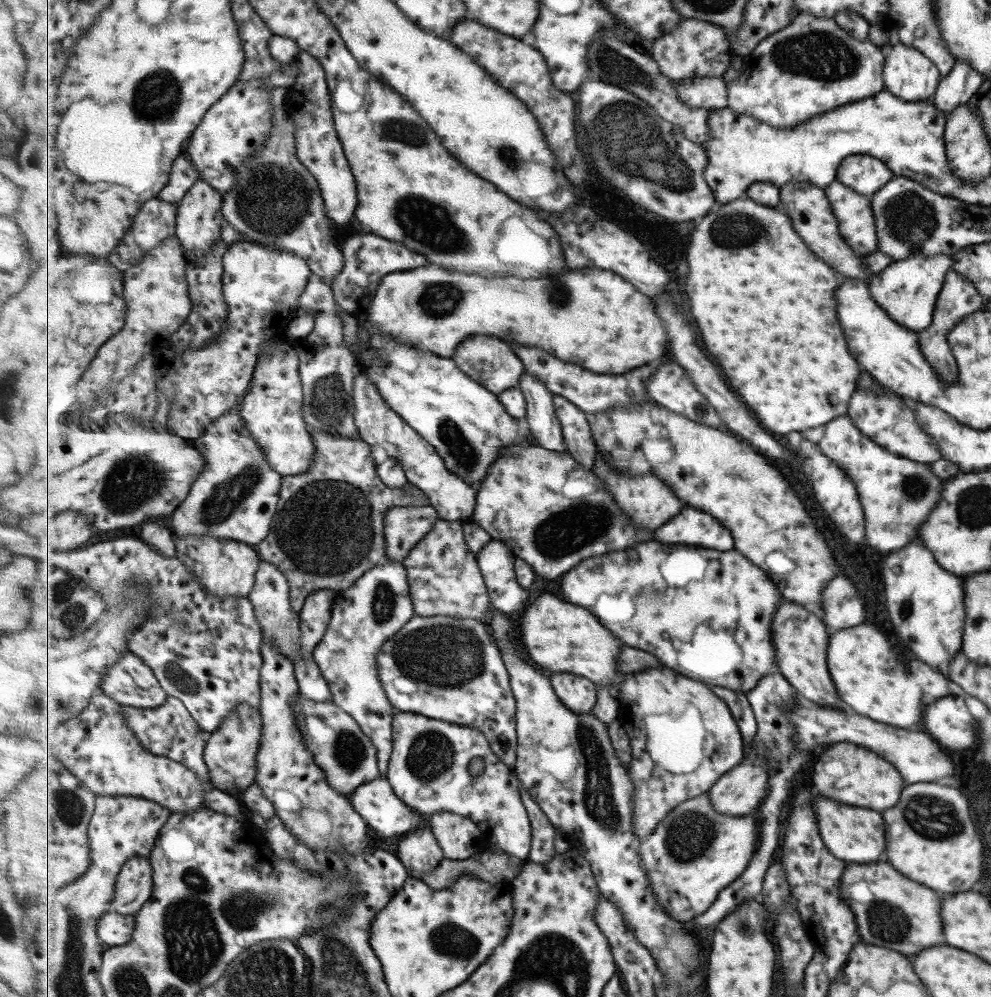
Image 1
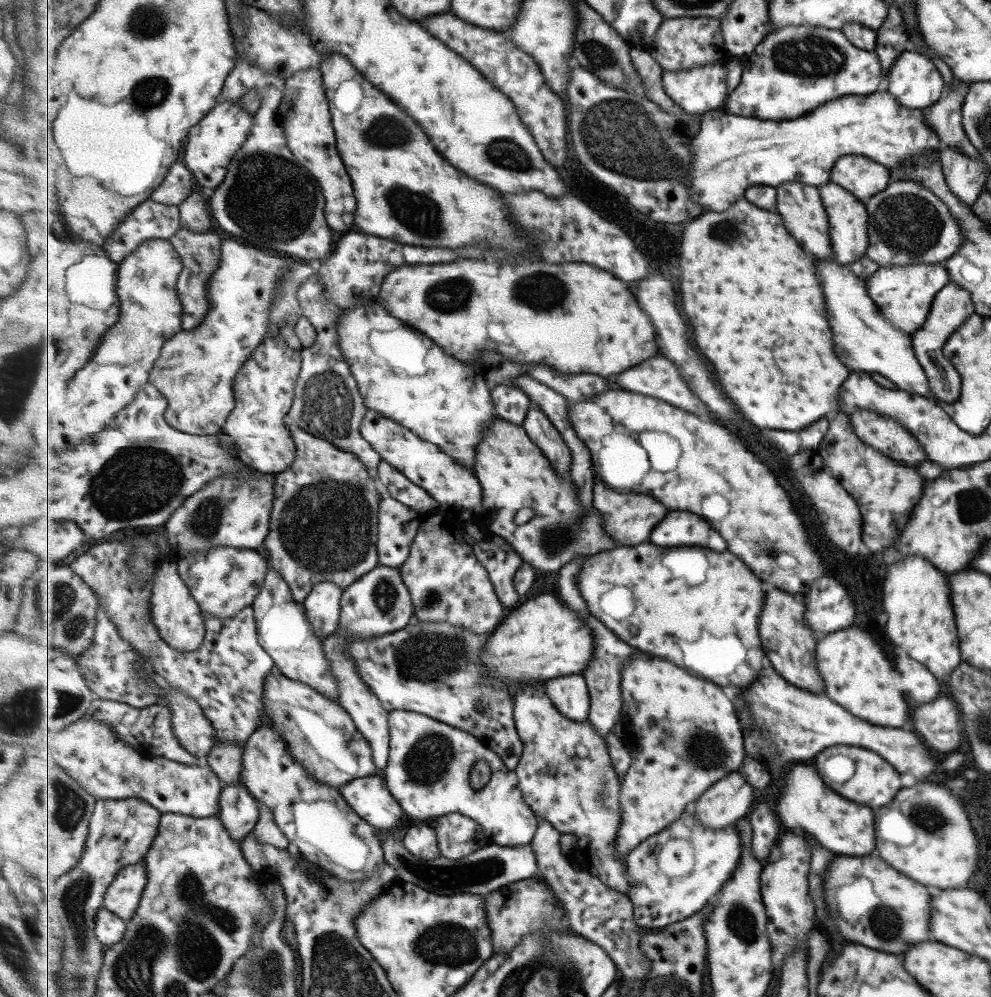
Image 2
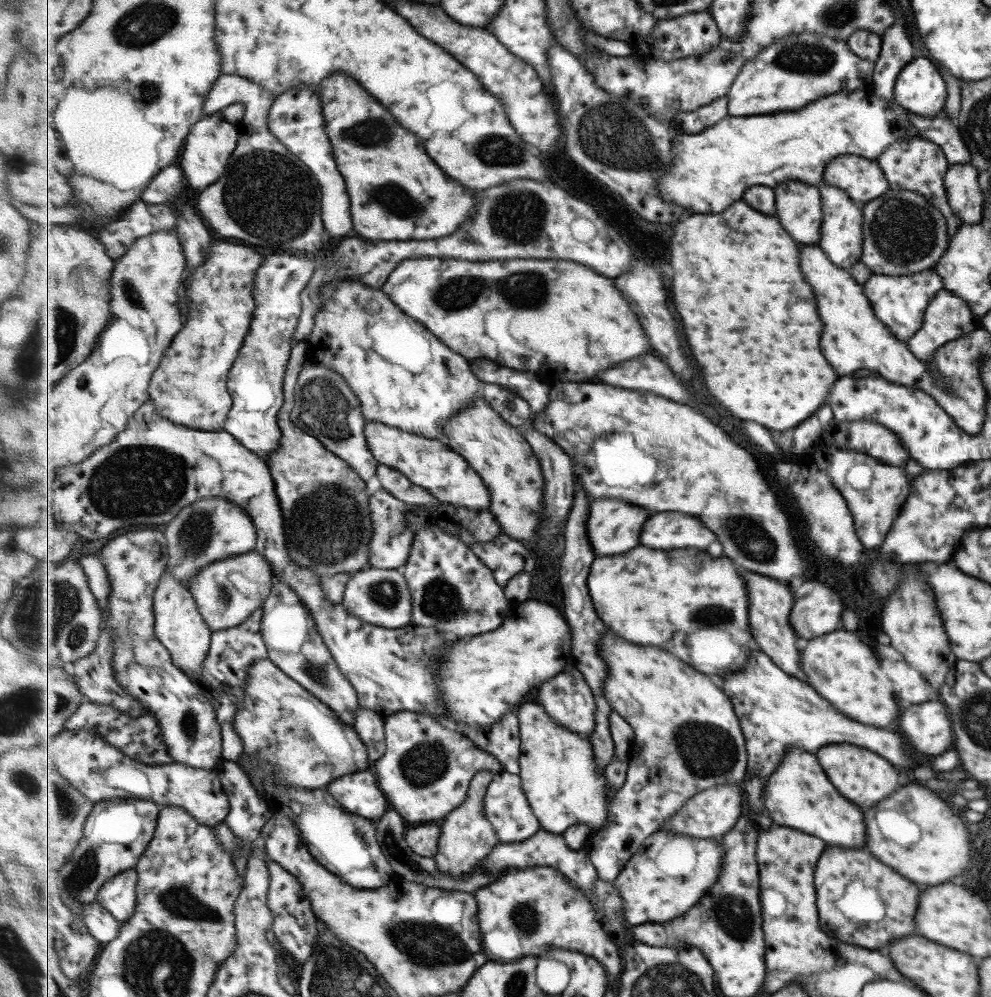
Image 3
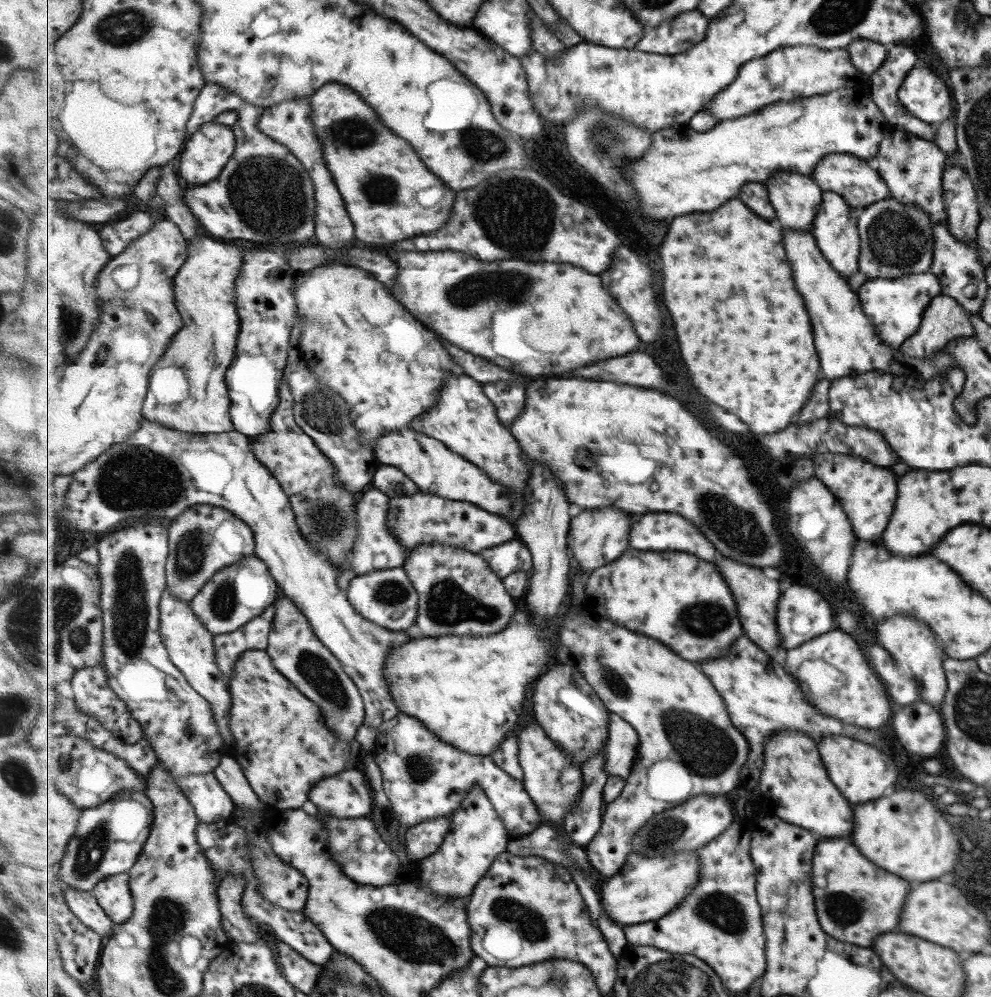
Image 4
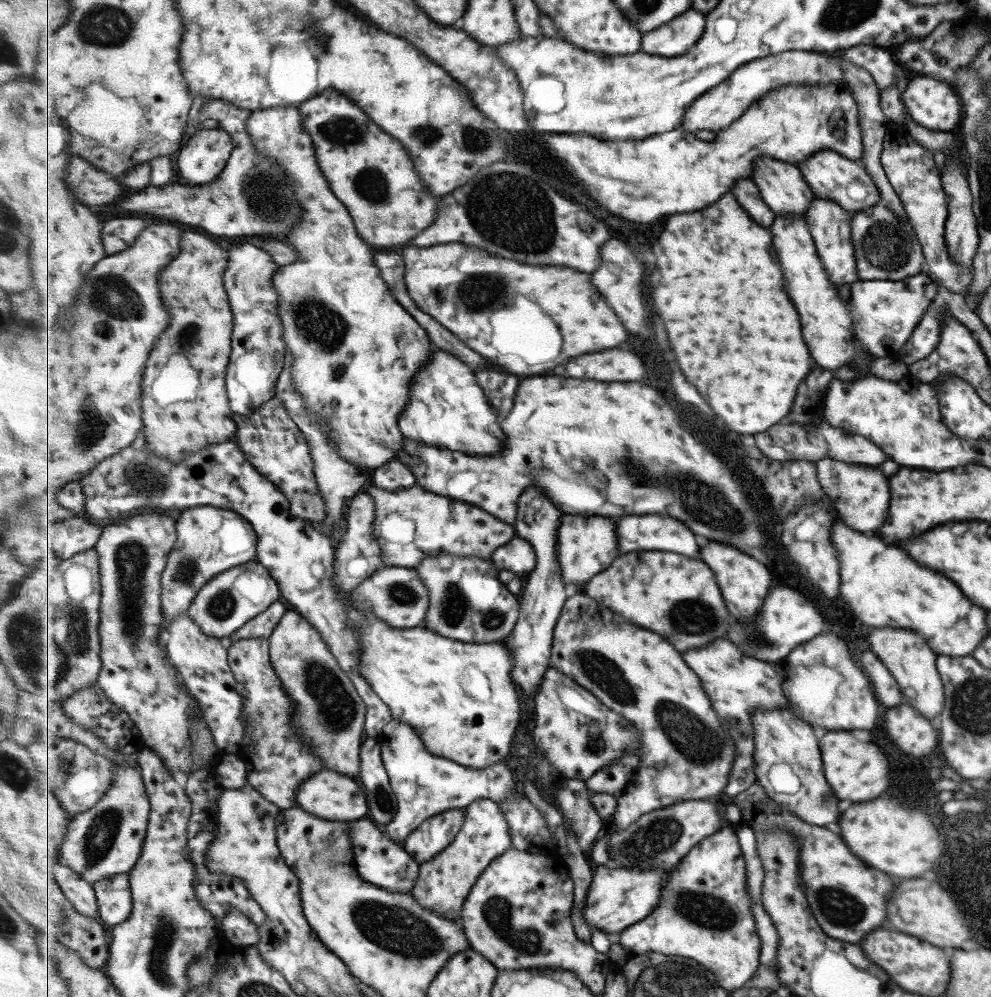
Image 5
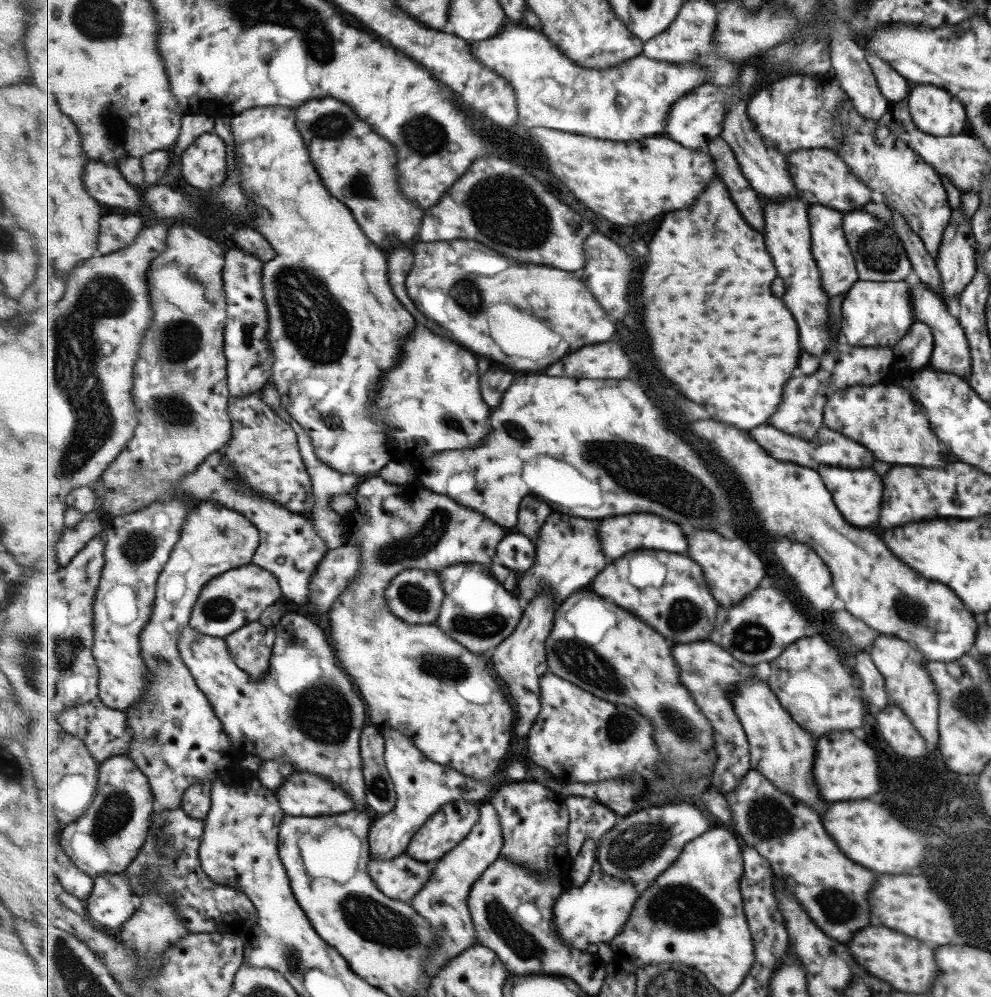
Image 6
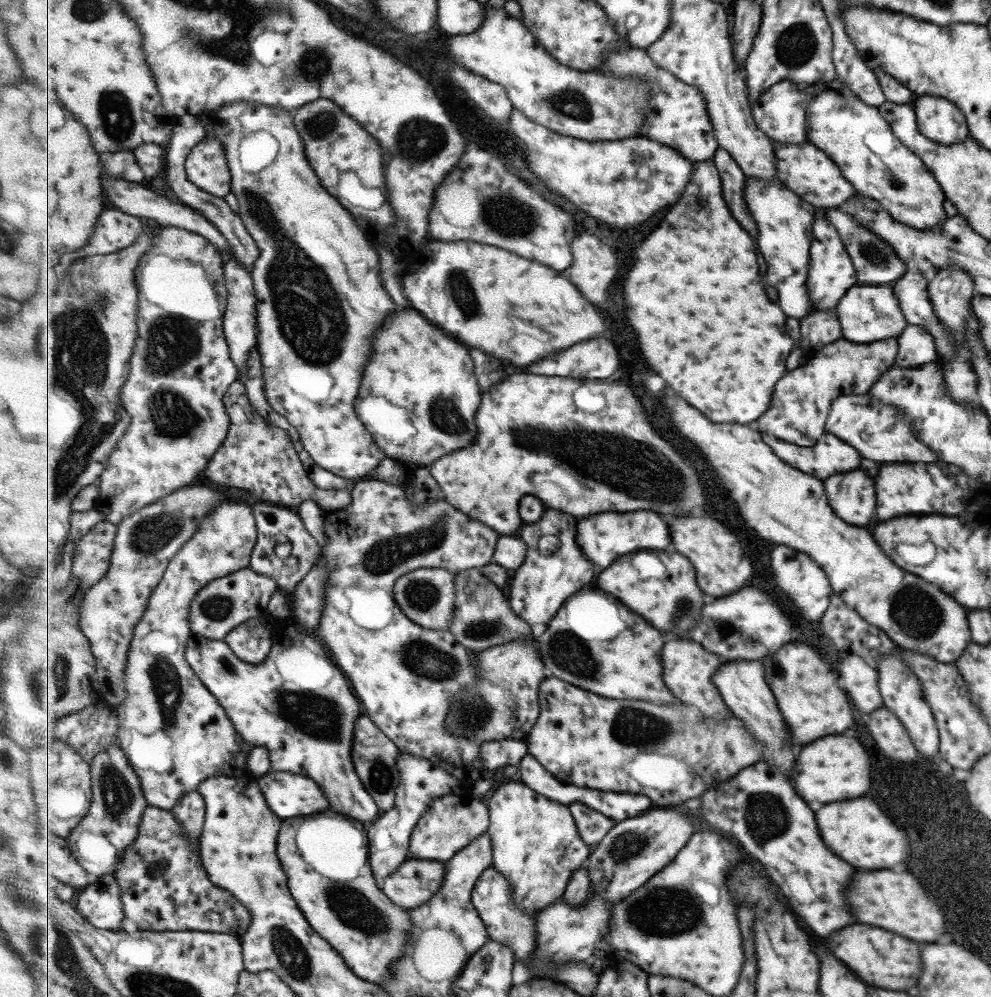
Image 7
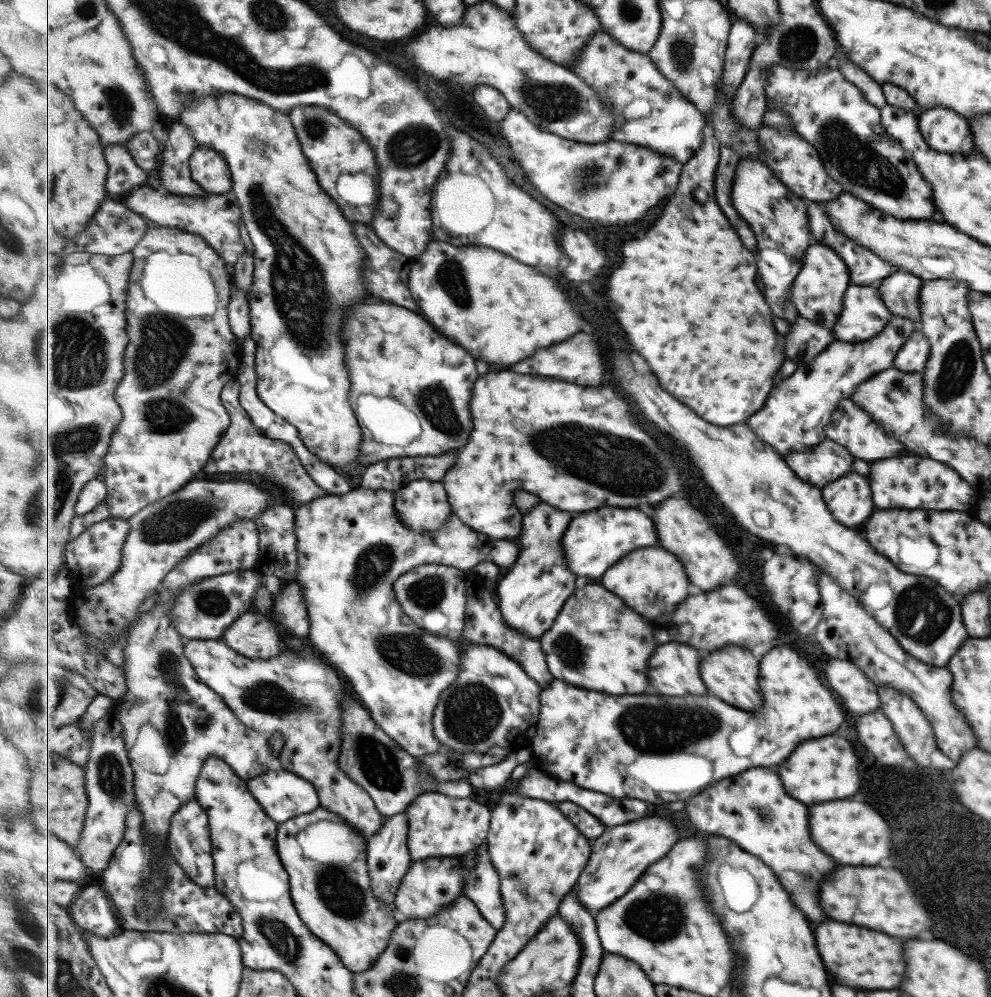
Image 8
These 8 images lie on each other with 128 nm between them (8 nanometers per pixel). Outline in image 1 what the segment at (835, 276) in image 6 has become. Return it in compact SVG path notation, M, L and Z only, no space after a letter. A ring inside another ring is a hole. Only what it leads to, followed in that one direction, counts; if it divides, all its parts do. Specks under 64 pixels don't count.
M833 180L823 189L839 222L841 237L847 245L853 246L857 254L875 252L877 248L875 219L867 196L857 193L837 180Z

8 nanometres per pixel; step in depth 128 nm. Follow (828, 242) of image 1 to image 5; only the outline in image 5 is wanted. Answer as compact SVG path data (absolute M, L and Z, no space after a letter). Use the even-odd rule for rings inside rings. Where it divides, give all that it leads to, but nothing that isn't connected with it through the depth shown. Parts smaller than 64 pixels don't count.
M764 156L755 163L755 183L765 202L781 216L804 216L815 199L805 175L793 164Z

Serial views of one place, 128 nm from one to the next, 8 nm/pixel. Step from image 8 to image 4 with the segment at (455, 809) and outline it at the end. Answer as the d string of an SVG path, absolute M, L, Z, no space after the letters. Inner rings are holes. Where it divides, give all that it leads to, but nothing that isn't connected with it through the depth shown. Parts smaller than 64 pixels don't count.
M451 816L435 818L415 825L406 831L405 844L410 860L420 863L437 853L451 827Z

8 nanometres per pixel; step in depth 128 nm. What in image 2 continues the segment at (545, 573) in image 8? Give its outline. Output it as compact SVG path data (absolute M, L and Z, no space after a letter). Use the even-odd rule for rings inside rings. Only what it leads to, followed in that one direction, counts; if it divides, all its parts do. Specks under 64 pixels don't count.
M603 481L594 483L594 506L603 513L605 519L605 531L619 543L619 546L629 546L629 544L641 544L651 536L655 526L663 522L669 514L667 506L655 500L651 494L622 494L621 491L613 489Z

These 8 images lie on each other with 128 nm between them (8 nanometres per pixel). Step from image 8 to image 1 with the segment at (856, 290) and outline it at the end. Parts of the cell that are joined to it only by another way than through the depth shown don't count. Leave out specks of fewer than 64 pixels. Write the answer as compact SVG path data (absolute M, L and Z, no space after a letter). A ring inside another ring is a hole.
M913 254L905 260L891 262L885 270L875 274L869 280L871 298L893 318L895 323L911 331L917 332L931 324L937 294L941 290L945 273L951 268L951 257L945 254L923 255Z

